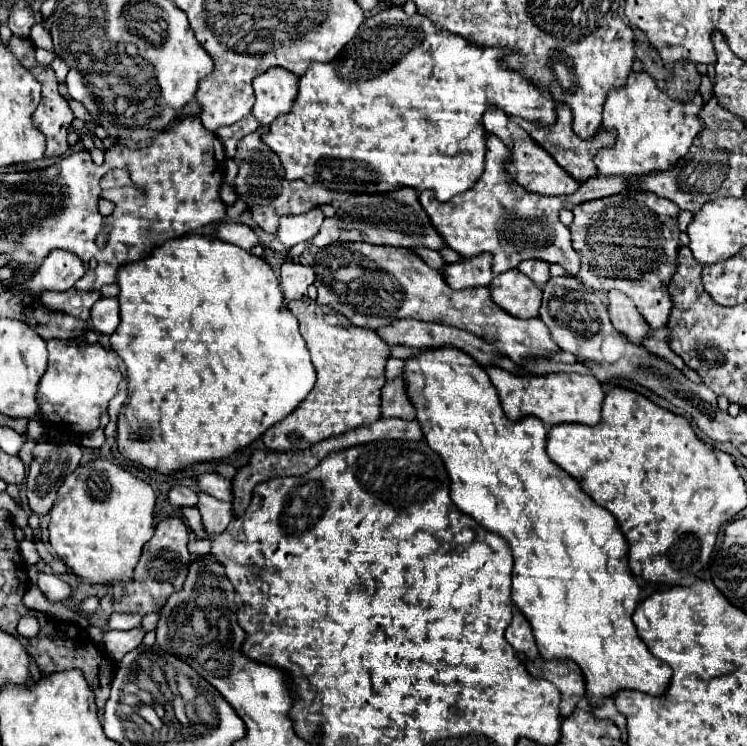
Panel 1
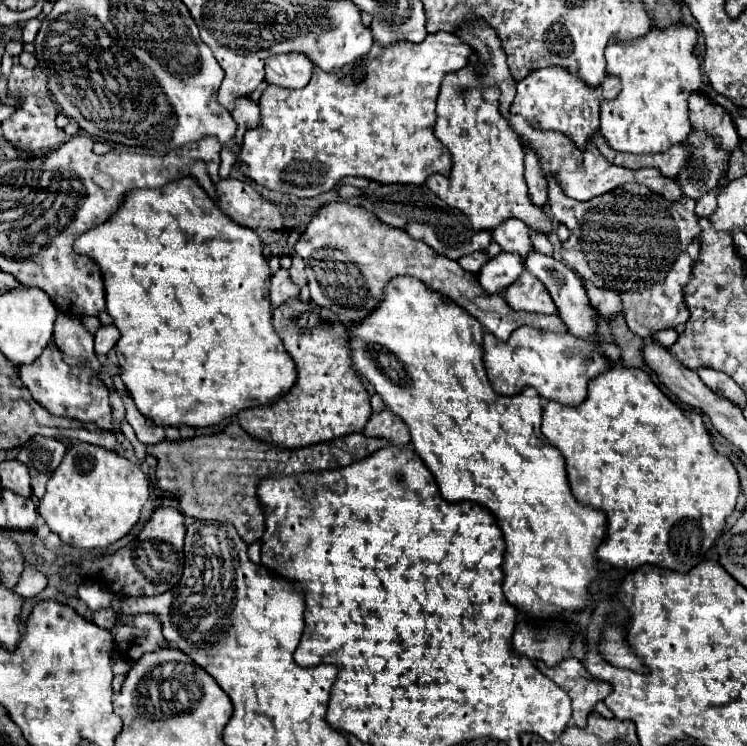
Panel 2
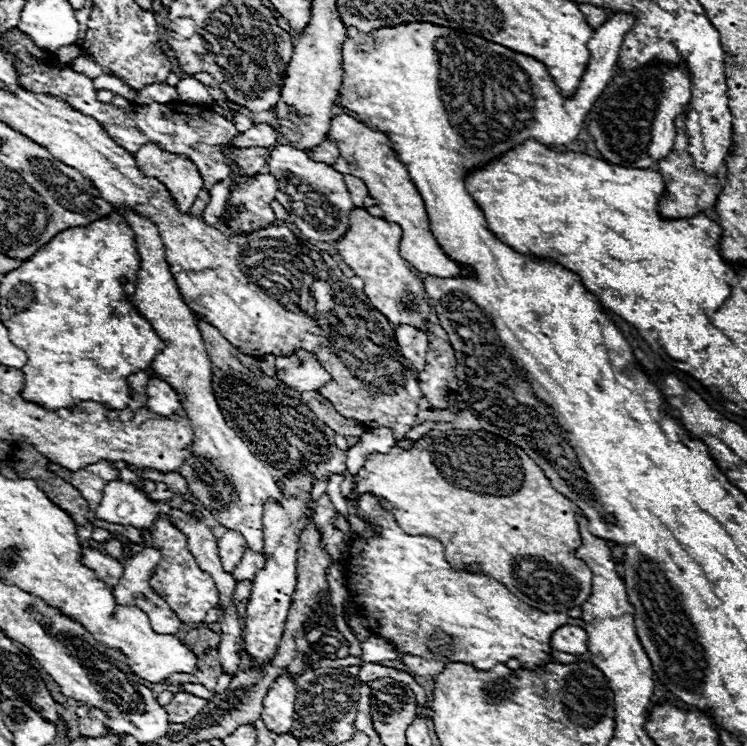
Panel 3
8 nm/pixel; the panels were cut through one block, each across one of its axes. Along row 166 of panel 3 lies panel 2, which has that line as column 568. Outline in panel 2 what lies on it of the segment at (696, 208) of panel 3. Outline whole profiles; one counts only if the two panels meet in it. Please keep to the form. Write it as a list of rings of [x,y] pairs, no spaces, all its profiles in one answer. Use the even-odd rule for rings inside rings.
[[[566,658],[560,664],[548,668],[542,662],[536,662],[536,668],[554,680],[572,700],[572,720],[576,726],[584,728],[588,714],[594,710],[596,702],[604,700],[612,688],[606,682],[596,680],[576,658]]]

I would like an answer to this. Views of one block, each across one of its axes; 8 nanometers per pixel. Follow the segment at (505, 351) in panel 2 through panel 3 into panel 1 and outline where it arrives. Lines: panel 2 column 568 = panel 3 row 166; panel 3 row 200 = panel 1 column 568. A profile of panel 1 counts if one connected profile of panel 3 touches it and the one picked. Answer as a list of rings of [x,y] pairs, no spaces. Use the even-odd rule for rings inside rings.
[[[484,366],[484,370],[498,390],[498,396],[508,420],[516,422],[526,416],[536,416],[550,426],[572,424],[572,422],[596,426],[600,422],[600,406],[604,400],[604,390],[594,376],[548,374],[548,376],[536,376],[536,378],[518,378],[512,372],[496,366]]]

